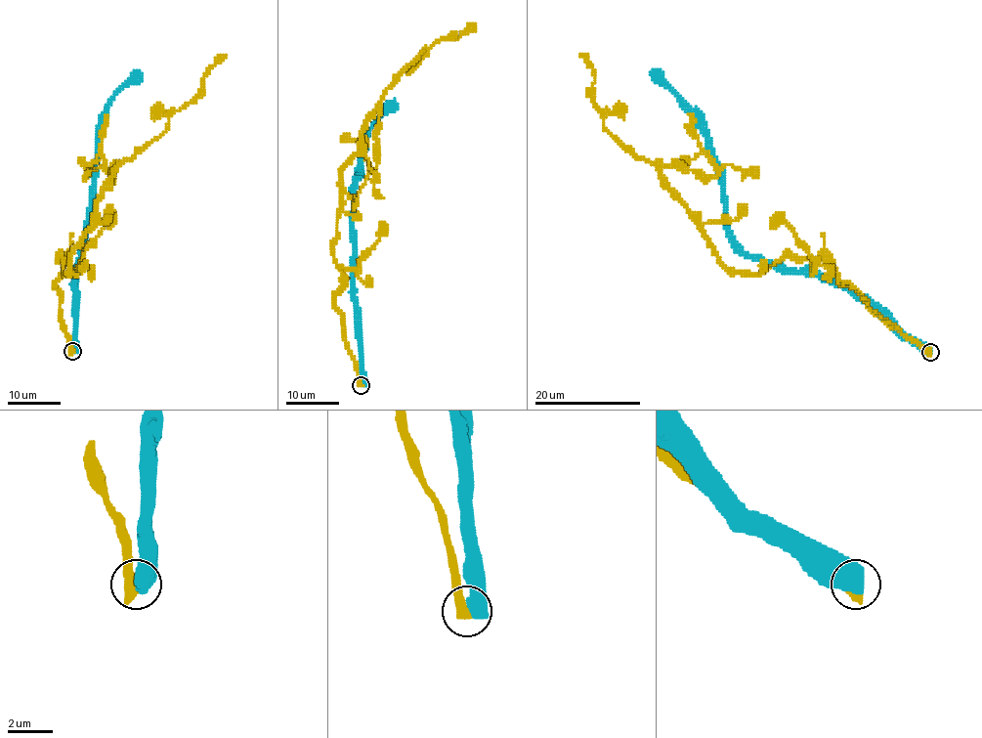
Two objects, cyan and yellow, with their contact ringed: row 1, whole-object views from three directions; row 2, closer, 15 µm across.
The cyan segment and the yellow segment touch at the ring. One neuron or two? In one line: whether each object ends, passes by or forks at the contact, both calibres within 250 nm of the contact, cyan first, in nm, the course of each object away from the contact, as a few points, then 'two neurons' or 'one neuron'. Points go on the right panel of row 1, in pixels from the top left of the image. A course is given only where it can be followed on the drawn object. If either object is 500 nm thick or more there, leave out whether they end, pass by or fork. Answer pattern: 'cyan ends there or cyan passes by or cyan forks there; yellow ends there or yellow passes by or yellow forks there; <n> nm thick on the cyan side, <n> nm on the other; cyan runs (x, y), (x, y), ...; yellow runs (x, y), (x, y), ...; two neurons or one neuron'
750 nm thick on the cyan side, 700 nm on the other; cyan runs (930, 352), (839, 284), (750, 258), (728, 228), (719, 165), (704, 125), (651, 72); yellow runs (930, 352), (822, 261), (786, 255), (756, 274), (722, 263), (661, 172), (604, 127), (594, 70), (579, 53); two neurons

